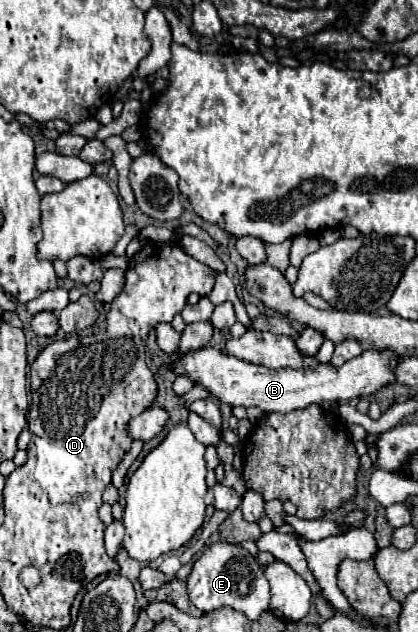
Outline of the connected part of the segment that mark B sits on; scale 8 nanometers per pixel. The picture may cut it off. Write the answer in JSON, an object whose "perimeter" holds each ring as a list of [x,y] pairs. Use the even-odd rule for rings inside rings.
{"perimeter":[[[202,348],[186,356],[176,354],[176,372],[190,376],[196,384],[208,388],[212,396],[220,398],[220,402],[228,406],[258,406],[264,412],[292,412],[308,408],[310,404],[332,404],[374,394],[382,386],[396,382],[392,374],[396,362],[398,358],[390,350],[368,350],[338,368],[328,362],[318,364],[316,370],[272,370],[228,356],[216,348]]]}

